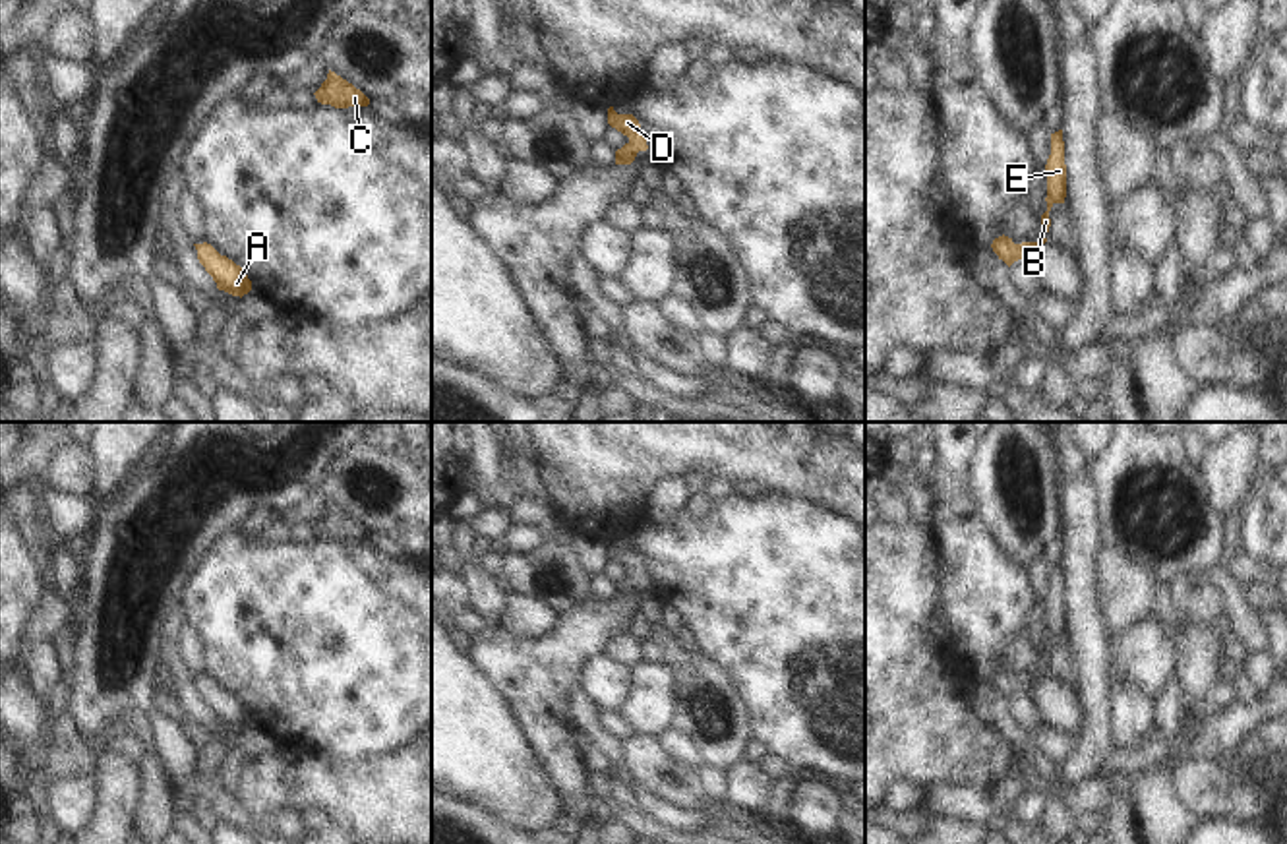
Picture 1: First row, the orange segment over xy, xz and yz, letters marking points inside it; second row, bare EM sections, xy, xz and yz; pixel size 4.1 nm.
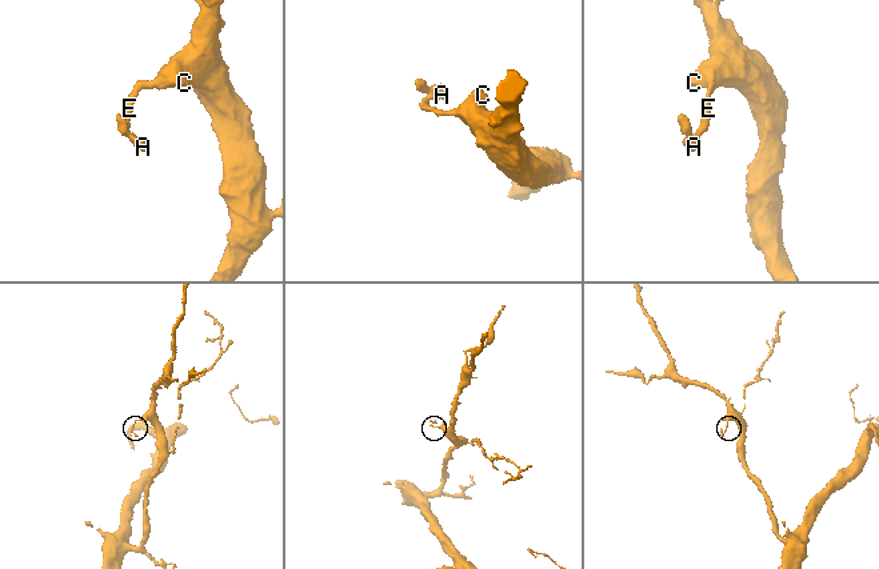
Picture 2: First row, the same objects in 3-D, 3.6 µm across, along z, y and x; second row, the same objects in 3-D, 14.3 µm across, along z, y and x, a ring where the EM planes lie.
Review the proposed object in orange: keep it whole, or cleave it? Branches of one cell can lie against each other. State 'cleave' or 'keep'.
keep

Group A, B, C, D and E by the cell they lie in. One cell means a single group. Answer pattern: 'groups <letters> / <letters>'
groups A B C D E

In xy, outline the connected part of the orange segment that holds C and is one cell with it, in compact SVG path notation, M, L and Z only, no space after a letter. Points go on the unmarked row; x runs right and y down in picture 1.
M329 503L327 513L314 527L317 536L331 538L335 542L368 540L370 532L352 517Z

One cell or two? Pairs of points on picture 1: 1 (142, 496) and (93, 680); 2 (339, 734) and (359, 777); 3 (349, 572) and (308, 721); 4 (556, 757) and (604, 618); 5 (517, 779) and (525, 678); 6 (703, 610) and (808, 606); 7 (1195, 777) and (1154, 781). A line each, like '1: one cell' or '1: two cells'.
1: one cell
2: two cells
3: one cell
4: one cell
5: two cells
6: one cell
7: two cells

